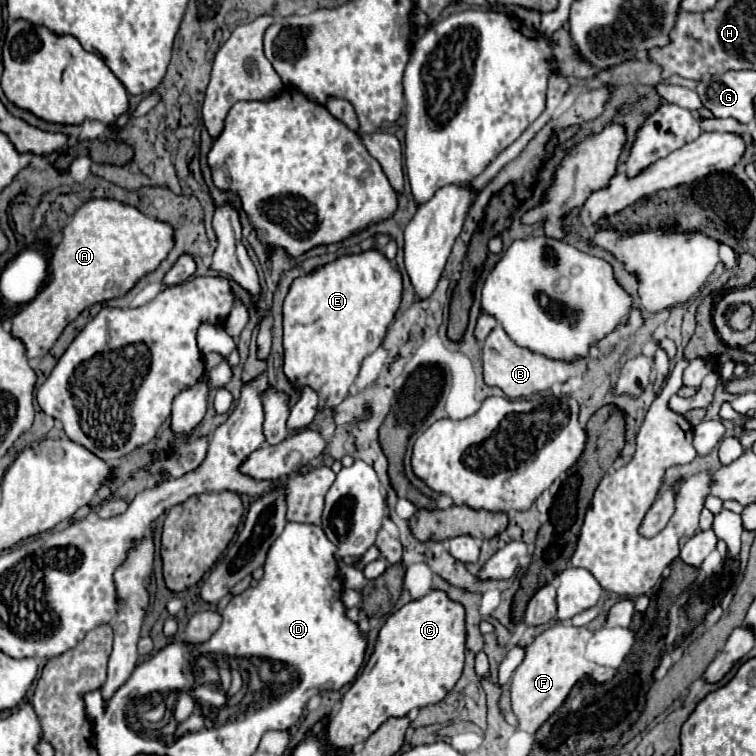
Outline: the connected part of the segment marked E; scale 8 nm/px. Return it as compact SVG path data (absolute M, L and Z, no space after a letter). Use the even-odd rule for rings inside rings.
M377 250L363 252L359 256L343 256L315 270L313 274L297 278L283 304L283 330L285 330L283 372L287 380L295 384L297 394L301 394L305 386L309 386L319 394L321 400L319 410L323 410L325 406L337 408L349 394L349 388L359 374L365 356L373 354L381 346L387 328L393 322L393 316L399 308L399 302L401 302L401 274Z

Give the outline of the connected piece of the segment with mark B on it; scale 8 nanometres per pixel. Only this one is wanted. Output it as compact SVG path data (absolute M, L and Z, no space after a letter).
M495 326L483 342L483 378L487 386L497 386L505 392L507 398L525 398L543 390L549 390L553 384L563 384L573 376L587 372L591 360L597 360L599 350L593 346L589 354L575 360L551 360L543 354L535 354L527 348L517 346L501 326Z

